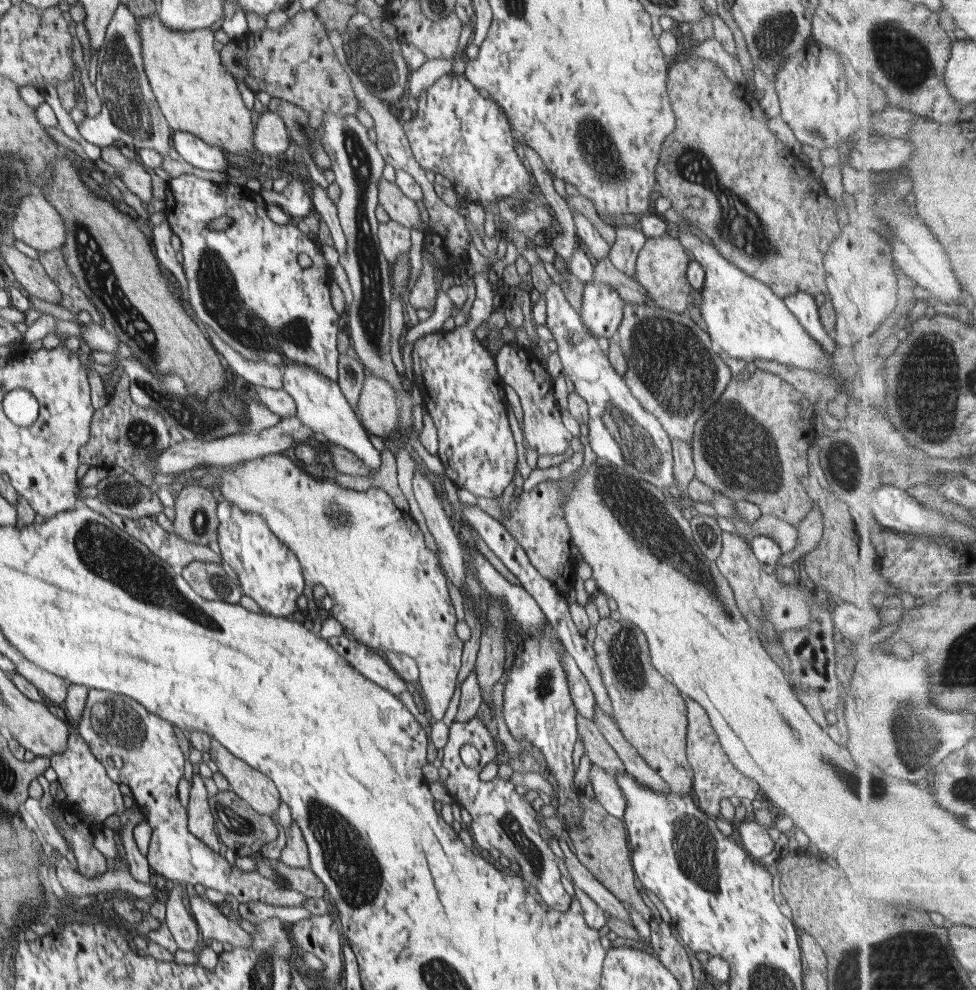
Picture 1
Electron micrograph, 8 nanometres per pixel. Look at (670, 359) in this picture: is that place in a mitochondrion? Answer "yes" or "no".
yes

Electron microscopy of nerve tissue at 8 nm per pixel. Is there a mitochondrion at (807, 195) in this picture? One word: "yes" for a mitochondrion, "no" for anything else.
no

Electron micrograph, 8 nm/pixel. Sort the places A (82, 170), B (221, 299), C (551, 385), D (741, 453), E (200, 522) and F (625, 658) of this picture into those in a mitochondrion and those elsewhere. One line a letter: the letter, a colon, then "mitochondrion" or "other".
A: other
B: mitochondrion
C: other
D: mitochondrion
E: mitochondrion
F: mitochondrion

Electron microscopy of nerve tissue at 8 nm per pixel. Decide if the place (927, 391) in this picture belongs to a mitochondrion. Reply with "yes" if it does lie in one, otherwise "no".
yes

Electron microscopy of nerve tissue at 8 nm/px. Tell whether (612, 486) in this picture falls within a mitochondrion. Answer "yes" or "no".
yes

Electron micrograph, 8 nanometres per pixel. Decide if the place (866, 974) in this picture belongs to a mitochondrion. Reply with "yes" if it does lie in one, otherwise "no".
yes

